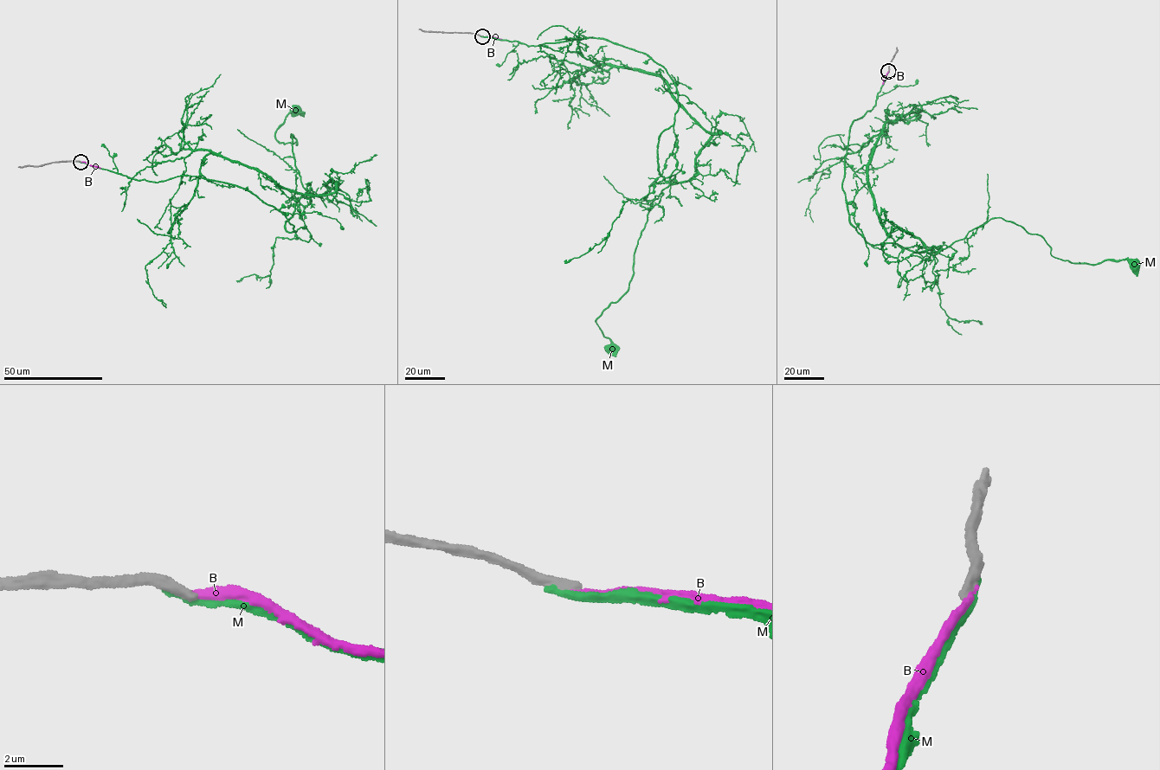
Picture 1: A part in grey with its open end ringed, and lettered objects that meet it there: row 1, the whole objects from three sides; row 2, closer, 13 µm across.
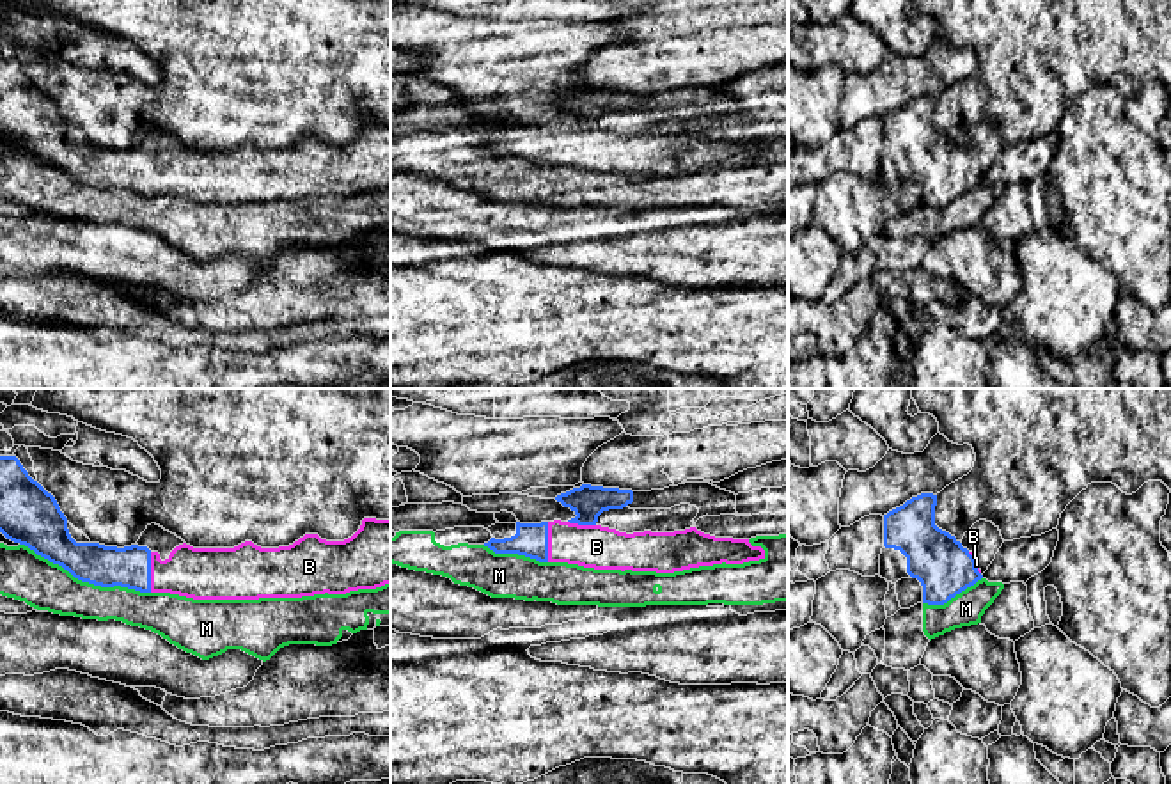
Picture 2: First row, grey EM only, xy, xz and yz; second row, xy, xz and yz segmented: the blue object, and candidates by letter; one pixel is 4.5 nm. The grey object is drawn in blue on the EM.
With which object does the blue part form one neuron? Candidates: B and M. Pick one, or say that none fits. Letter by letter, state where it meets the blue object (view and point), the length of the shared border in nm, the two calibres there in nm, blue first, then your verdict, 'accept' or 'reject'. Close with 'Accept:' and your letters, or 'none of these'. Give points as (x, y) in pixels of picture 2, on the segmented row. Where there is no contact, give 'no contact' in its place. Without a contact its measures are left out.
B: xy (149, 572) | 180 nm | 190/240 nm | accept
M: xy (86, 581) | 650 nm | 190/220 nm | reject
Accept: B

